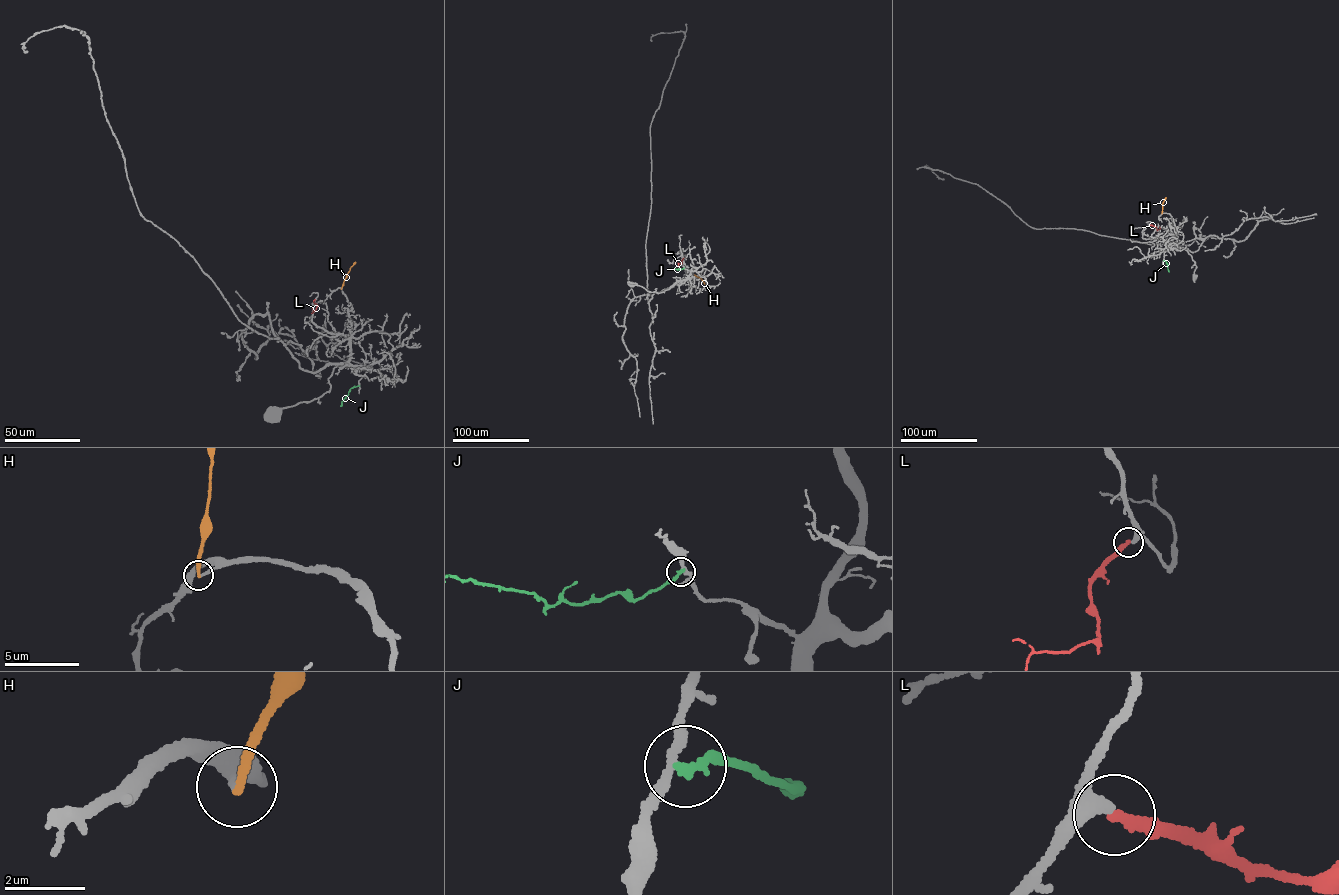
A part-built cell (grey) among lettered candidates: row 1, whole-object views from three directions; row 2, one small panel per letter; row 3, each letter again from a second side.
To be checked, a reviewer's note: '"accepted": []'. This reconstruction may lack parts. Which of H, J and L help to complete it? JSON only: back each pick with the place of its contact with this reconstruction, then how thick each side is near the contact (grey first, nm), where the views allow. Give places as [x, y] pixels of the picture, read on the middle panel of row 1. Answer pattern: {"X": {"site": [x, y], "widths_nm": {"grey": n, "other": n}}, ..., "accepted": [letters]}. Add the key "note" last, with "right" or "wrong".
{"L": {"site": [683, 258], "widths_nm": {"grey": 320, "other": 280}}, "accepted": ["L"], "note": "wrong"}

